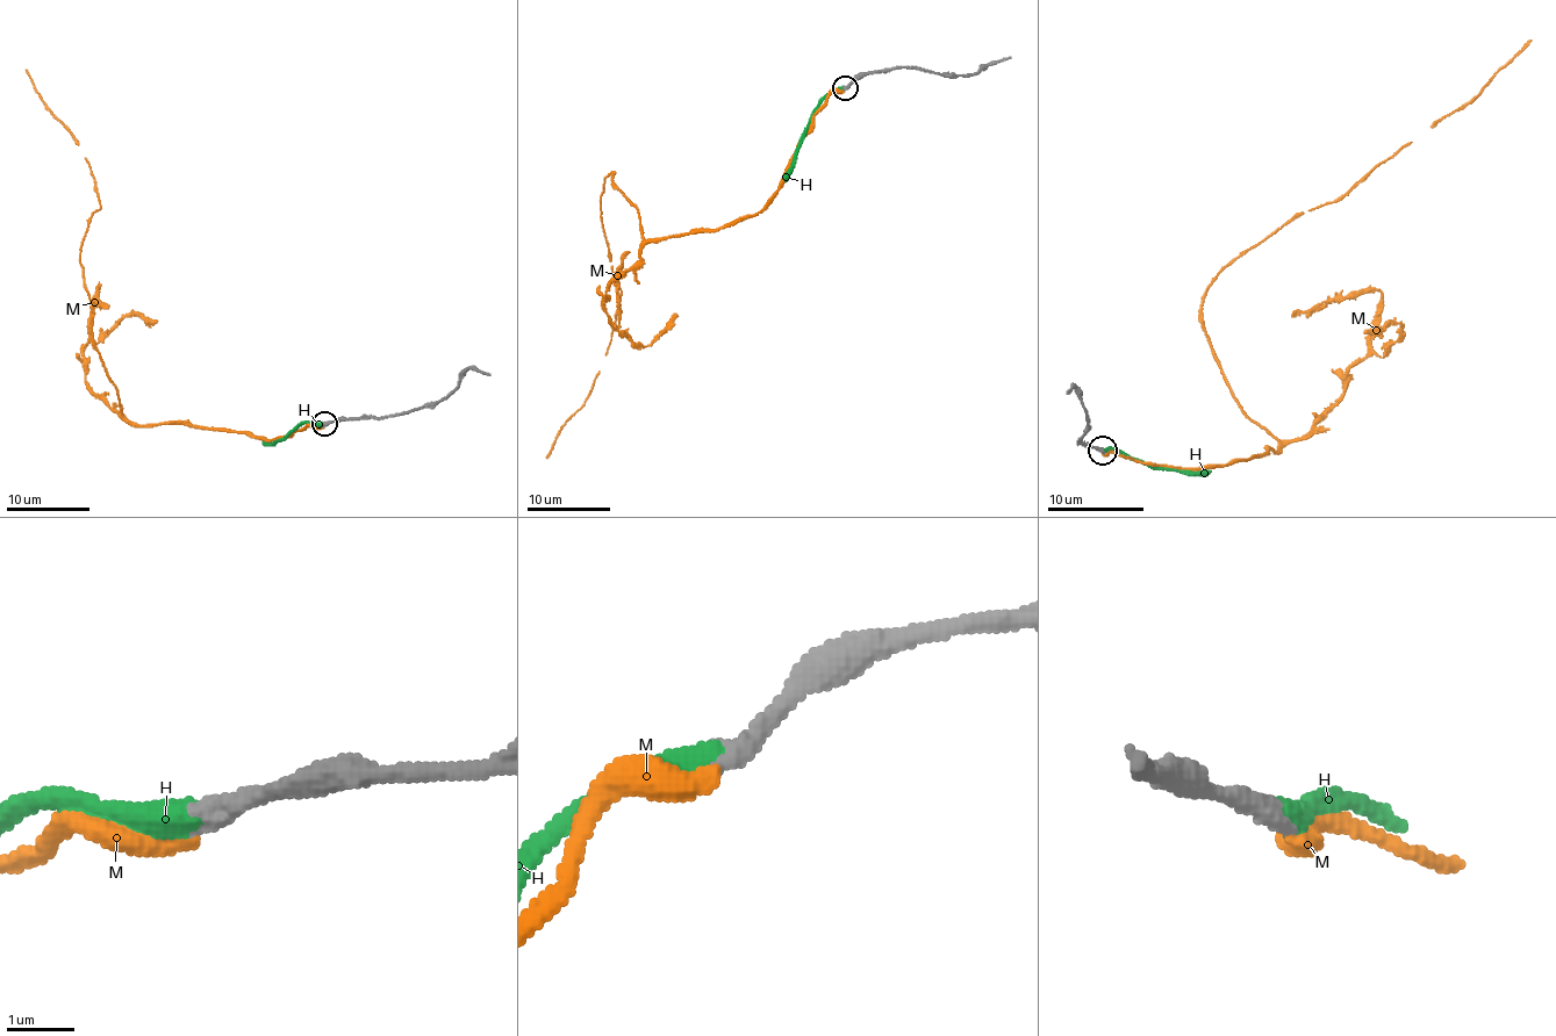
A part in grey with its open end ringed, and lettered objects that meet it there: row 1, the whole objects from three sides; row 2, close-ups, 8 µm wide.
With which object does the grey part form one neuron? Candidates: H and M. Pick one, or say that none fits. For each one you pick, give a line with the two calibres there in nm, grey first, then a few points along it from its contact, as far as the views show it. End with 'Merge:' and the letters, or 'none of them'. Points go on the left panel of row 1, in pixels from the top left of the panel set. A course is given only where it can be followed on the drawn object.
H: 320/480 nm | via (324, 424), (301, 424), (280, 440), (264, 443)
Merge: H

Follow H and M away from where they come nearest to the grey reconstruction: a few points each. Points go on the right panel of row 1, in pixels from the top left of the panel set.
H: (1103, 451), (1118, 451), (1166, 469), (1211, 472)
M: (1103, 453), (1211, 467), (1276, 451), (1233, 395), (1211, 347), (1202, 321), (1206, 287), (1460, 112), (1532, 38)

